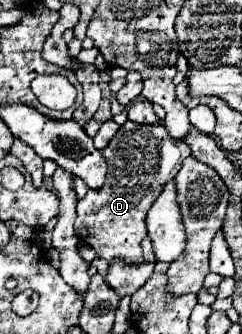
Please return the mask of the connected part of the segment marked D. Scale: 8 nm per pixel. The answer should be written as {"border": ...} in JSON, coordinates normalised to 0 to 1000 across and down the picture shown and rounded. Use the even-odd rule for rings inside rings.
{"border":[[[525,359],[417,455],[450,491],[442,539],[409,569],[368,569],[360,587],[318,605],[310,689],[409,772],[508,772],[533,790],[574,790],[591,784],[583,719],[607,707],[607,629],[674,557],[740,515],[748,485],[781,467],[781,437],[715,419],[665,371],[591,377]]]}

